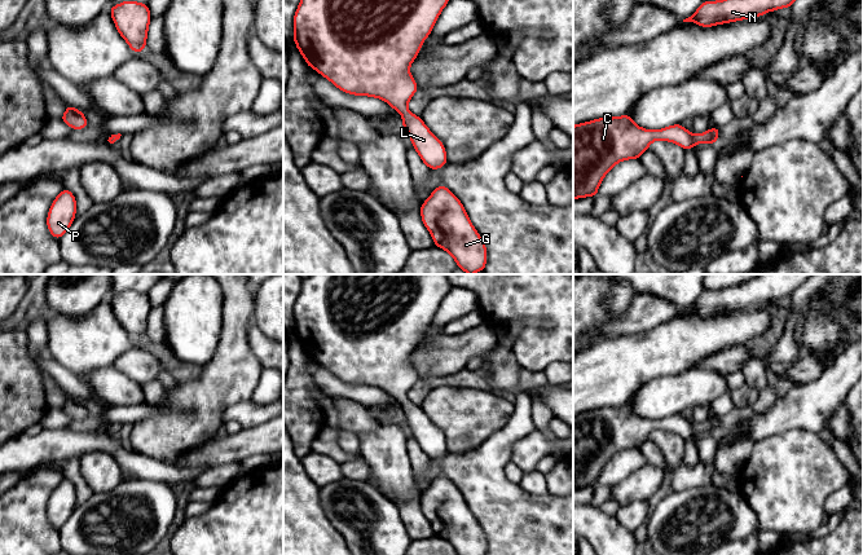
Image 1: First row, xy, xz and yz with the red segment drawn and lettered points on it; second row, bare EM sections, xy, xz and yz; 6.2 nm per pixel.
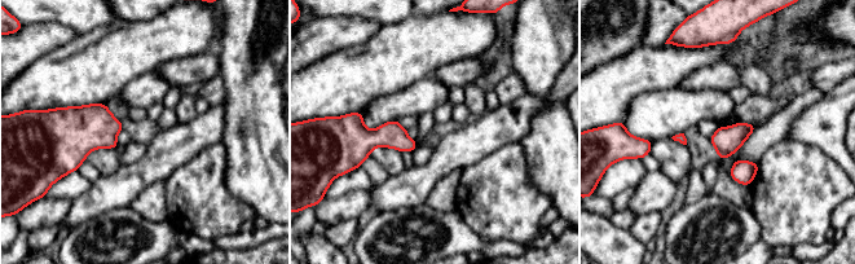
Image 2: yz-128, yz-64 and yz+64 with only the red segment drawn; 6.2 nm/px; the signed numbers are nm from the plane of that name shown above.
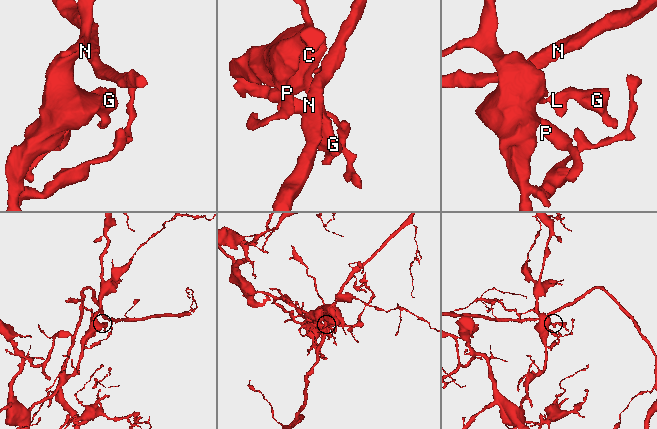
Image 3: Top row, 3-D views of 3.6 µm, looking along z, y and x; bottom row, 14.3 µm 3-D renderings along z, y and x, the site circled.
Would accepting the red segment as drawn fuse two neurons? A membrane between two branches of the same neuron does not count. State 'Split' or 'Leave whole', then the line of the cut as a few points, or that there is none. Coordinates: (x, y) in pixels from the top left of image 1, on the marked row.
Leave whole. No split

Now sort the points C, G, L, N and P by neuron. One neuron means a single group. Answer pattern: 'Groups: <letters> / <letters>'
Groups: C G L N P

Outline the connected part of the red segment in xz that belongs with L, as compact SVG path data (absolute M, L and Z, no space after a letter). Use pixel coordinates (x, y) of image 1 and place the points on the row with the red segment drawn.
M300 0L294 16L292 40L307 65L342 92L370 96L389 103L402 115L401 127L406 129L414 149L430 169L439 169L448 163L446 151L444 144L428 129L422 118L408 110L409 100L418 91L409 67L448 3L449 0Z

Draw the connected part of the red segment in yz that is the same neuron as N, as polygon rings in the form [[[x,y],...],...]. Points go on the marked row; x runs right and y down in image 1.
[[[704,0],[699,9],[683,19],[696,22],[701,27],[743,21],[752,17],[761,17],[767,12],[781,8],[791,8],[796,0]]]

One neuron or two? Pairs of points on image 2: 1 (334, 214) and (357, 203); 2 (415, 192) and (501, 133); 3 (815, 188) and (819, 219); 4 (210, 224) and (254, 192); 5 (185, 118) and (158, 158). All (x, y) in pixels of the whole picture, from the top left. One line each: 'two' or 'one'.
1: one
2: one
3: one
4: two
5: two

